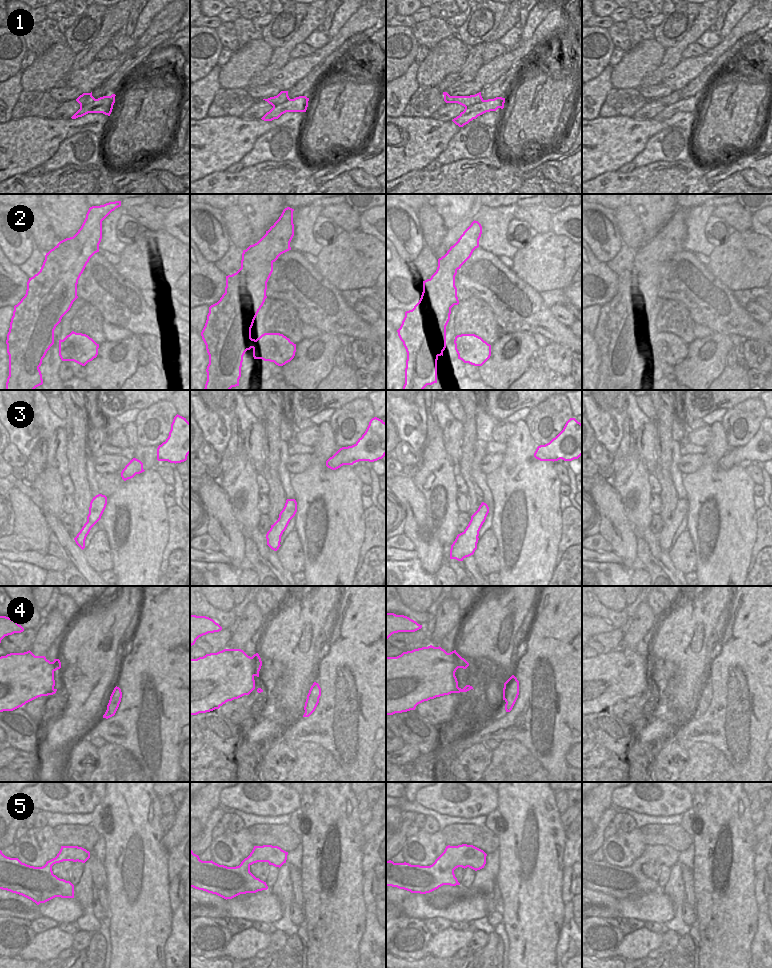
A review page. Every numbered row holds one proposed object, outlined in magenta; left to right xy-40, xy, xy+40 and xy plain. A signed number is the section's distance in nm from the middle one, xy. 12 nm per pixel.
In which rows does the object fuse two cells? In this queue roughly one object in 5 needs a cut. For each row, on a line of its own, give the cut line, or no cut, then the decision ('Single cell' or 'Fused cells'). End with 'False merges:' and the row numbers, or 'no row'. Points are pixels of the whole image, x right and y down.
1: Split along xy+40 (483, 100), (465, 108). Fused cells
2: Split along xy (255, 340), (252, 347). Fused cells
3: No split. Single cell
4: No split. Single cell
5: No split. Single cell
False merges: 1, 2

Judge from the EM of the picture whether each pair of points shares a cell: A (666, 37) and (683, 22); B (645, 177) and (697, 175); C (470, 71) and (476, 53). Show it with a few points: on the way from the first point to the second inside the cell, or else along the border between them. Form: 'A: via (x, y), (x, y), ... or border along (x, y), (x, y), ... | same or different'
A: via (670, 33), (679, 24) | same
B: via (658, 177), (684, 177) | same
C: via (470, 67), (475, 57) | same

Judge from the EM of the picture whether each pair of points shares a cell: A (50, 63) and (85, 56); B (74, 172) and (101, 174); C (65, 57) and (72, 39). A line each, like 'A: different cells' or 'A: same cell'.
A: different cells
B: same cell
C: different cells

